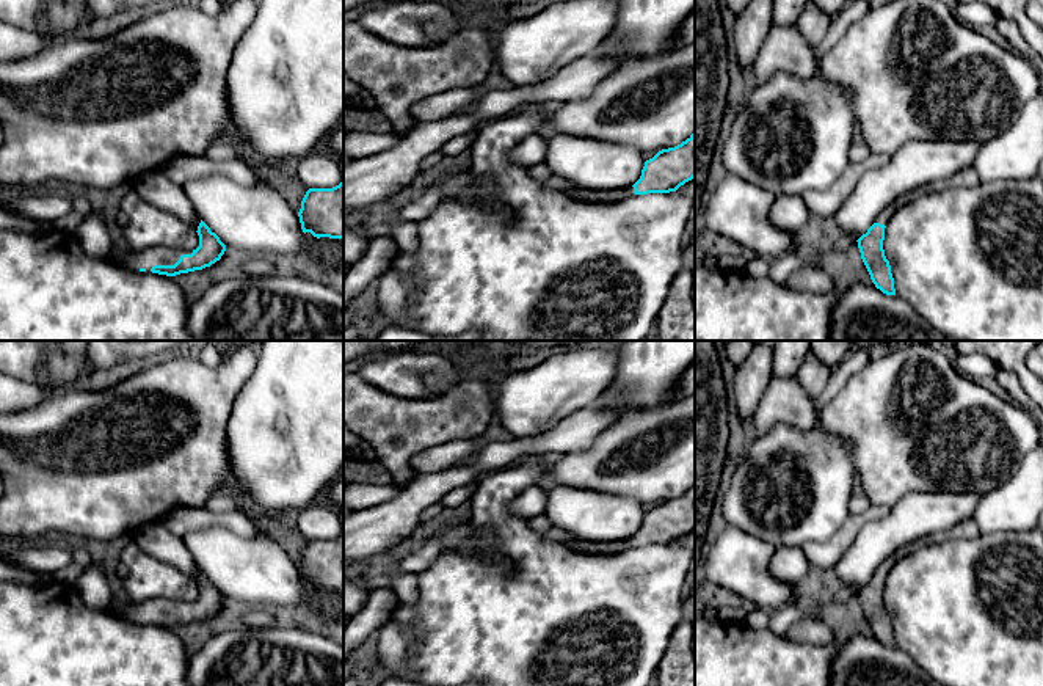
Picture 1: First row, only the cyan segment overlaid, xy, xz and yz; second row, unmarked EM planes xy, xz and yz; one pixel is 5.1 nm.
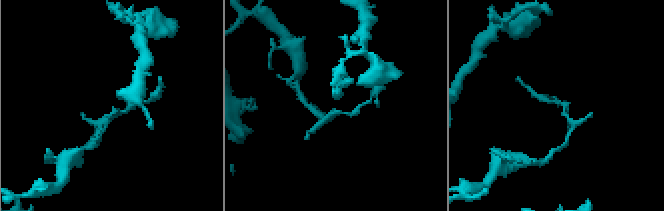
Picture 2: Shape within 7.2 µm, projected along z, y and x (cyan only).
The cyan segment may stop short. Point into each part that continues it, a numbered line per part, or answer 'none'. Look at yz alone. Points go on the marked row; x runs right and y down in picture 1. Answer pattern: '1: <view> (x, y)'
1: yz (888, 212)

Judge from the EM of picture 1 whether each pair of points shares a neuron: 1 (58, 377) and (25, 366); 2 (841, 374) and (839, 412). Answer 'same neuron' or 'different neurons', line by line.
1: same neuron
2: different neurons

